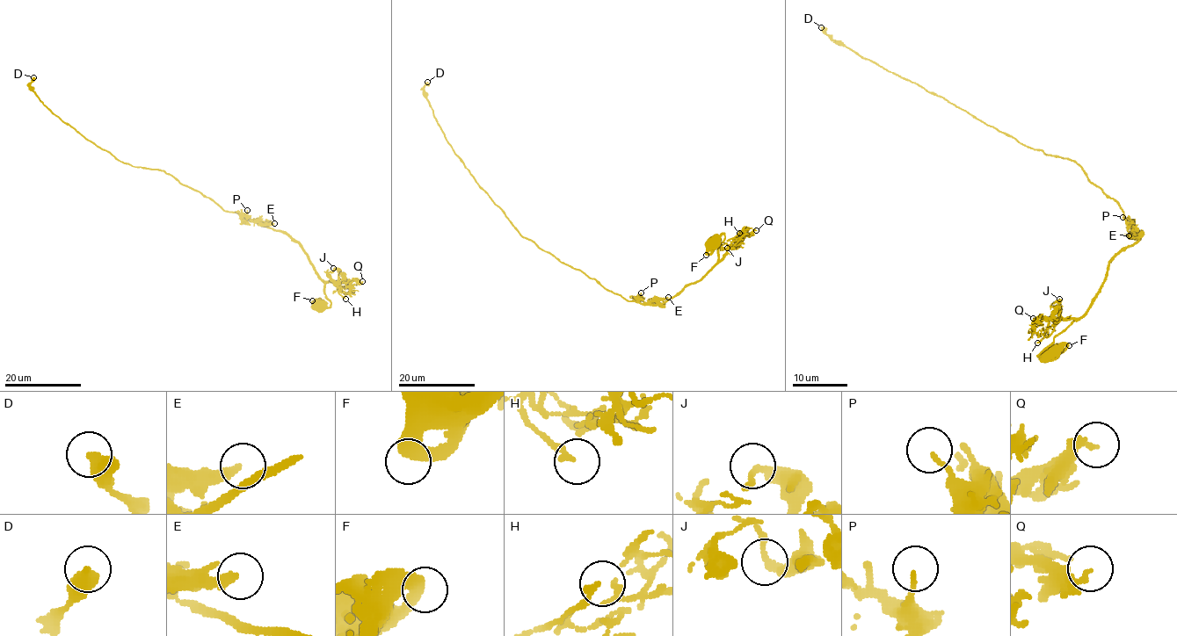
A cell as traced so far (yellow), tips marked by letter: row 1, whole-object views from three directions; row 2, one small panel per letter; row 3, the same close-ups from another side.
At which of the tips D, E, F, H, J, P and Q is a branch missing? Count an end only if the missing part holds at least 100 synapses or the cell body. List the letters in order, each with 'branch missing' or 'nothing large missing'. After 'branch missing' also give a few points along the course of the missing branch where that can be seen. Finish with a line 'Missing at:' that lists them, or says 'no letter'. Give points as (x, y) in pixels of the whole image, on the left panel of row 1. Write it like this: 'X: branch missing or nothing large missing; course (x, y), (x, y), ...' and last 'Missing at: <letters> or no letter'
D: nothing large missing
E: nothing large missing
F: nothing large missing
H: nothing large missing
J: nothing large missing
P: nothing large missing
Q: nothing large missing
Missing at: no letter

